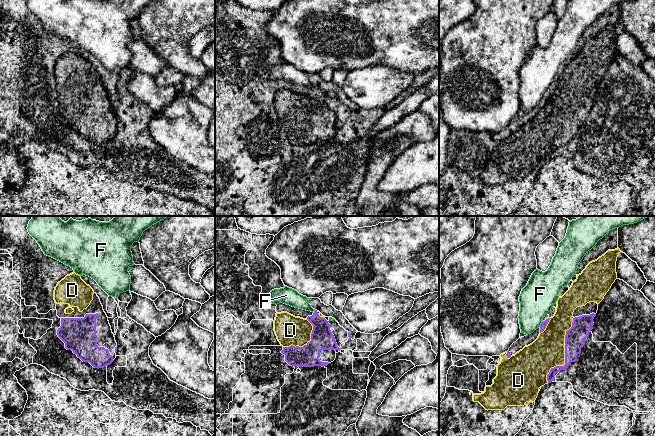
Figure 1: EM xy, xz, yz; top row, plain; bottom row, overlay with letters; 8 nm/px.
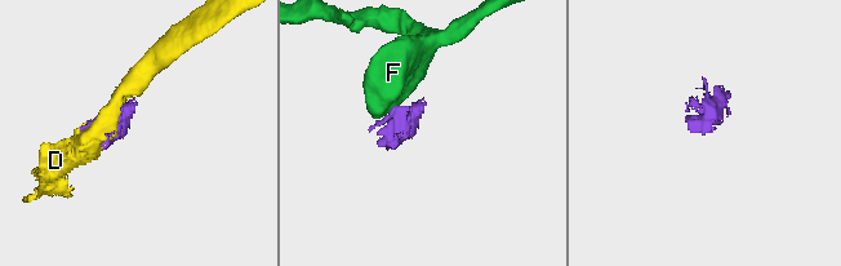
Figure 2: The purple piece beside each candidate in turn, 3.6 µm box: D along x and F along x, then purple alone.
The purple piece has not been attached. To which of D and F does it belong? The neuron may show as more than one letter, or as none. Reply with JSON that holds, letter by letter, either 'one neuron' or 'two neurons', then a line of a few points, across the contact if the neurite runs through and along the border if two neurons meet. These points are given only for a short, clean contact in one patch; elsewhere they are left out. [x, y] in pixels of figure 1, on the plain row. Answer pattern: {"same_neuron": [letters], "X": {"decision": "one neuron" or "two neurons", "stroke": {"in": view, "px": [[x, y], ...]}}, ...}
{"same_neuron": ["D"], "D": {"decision": "one neuron"}, "F": {"decision": "two neurons", "stroke": {"in": "yz", "px": [[542, 98], [539, 102]]}}}

